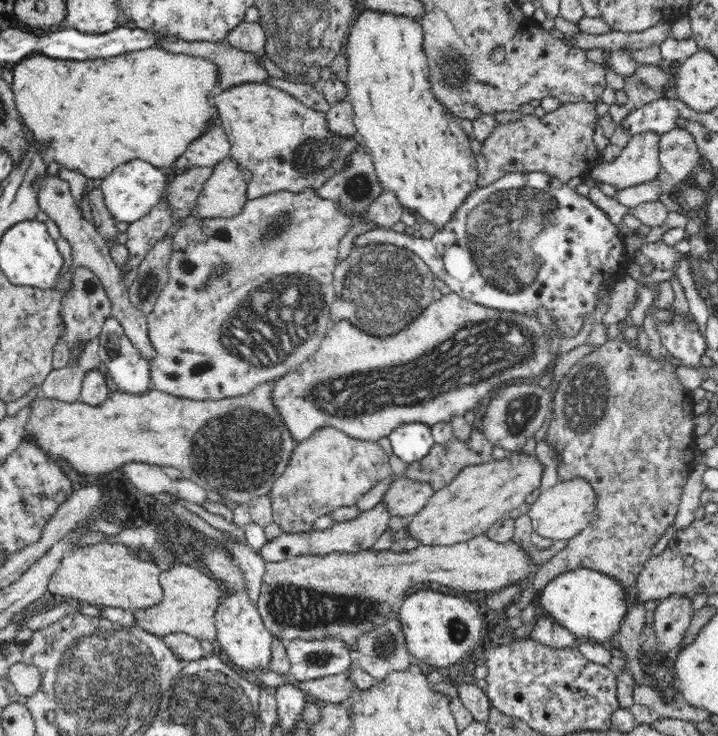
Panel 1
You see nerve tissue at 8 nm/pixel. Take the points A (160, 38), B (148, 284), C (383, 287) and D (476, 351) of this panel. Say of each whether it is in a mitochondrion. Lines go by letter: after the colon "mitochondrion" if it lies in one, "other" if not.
A: other
B: mitochondrion
C: mitochondrion
D: mitochondrion

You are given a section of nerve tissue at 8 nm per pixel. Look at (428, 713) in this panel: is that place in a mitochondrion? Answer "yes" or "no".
no

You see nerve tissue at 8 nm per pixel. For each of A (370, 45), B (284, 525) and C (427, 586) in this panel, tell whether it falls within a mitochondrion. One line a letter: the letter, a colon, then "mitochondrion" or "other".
A: other
B: other
C: other

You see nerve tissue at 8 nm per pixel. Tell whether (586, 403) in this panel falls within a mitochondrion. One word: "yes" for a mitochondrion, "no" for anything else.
yes

